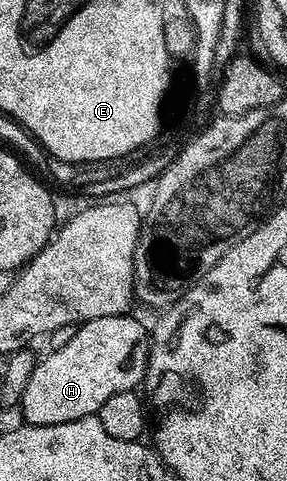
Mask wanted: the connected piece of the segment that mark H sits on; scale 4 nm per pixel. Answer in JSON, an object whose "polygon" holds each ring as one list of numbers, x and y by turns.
{"polygon":[[132,315,121,317,102,317,92,321,84,321,78,326,76,334,65,347,50,350,48,357,40,356,33,367,33,375,29,375,29,383,25,386,25,395,18,404,23,409,22,420,28,425,56,425,57,423,73,423,73,419,85,419,98,414,101,403,112,395,121,395,138,390,144,384,149,356,147,357,147,329]]}

